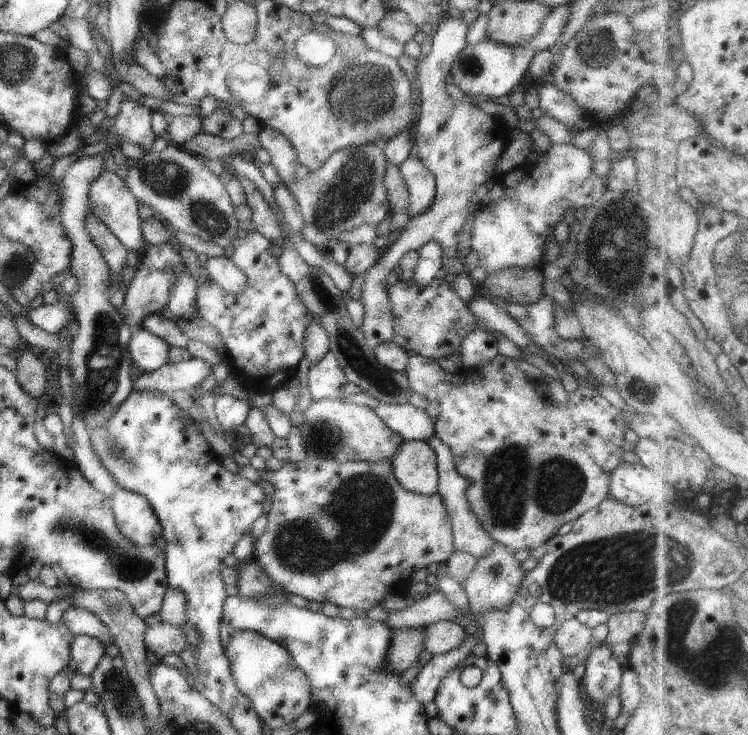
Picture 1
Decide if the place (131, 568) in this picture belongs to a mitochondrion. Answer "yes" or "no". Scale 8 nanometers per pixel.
yes

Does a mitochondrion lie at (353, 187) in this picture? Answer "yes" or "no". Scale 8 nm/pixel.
yes

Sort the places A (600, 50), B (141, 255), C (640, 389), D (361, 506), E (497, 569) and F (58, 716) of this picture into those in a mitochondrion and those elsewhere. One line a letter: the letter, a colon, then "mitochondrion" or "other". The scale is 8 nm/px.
A: mitochondrion
B: other
C: mitochondrion
D: mitochondrion
E: mitochondrion
F: other

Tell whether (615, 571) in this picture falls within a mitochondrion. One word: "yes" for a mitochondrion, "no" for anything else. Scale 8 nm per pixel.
yes

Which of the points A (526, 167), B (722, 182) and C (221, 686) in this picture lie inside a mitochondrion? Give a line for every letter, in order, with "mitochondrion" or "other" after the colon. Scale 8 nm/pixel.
A: other
B: other
C: other

